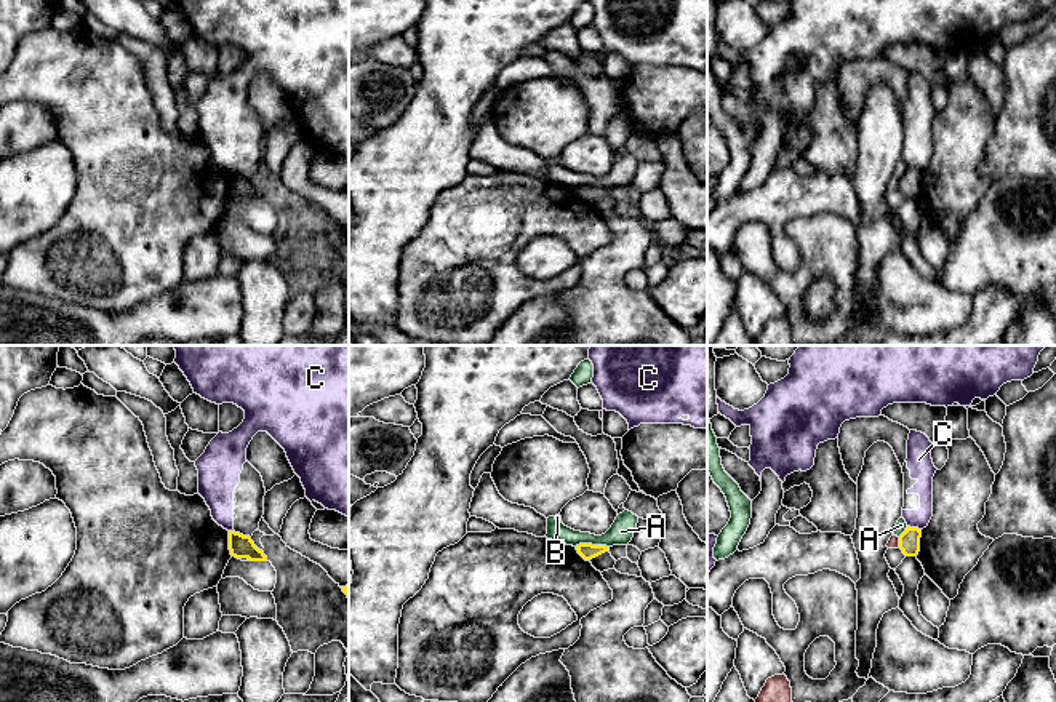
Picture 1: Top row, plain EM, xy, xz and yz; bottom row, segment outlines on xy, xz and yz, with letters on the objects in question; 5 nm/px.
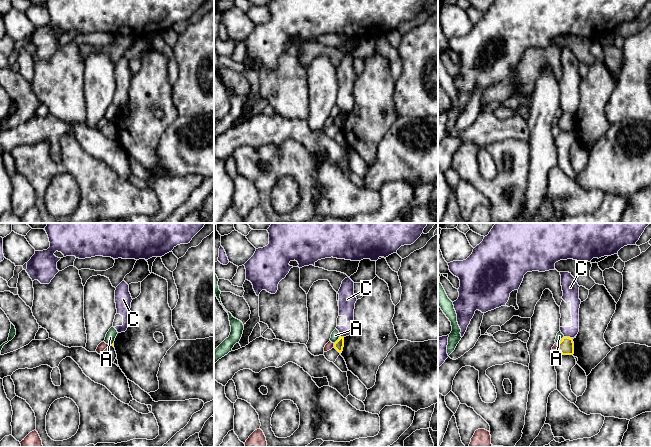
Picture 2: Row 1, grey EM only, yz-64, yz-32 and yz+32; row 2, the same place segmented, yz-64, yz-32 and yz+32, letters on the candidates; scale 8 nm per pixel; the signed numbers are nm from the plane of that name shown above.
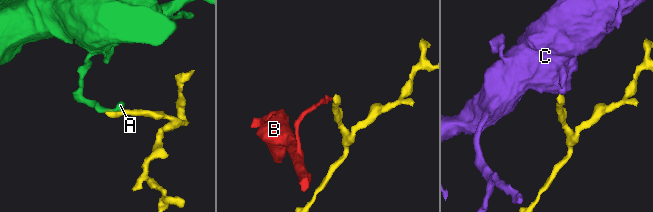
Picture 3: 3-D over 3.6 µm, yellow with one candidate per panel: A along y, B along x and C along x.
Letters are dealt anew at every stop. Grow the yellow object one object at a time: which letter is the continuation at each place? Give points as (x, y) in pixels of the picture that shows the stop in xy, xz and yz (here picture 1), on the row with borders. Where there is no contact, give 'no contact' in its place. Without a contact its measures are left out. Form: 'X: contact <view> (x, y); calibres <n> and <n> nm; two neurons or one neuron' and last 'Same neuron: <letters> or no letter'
A: contact xz (591, 544); calibres 80 and 120 nm; two neurons
B: contact yz (900, 542); calibres 110 and 60 nm; two neurons
C: contact yz (914, 528); calibres 110 and 100 nm; two neurons
Same neuron: no letter

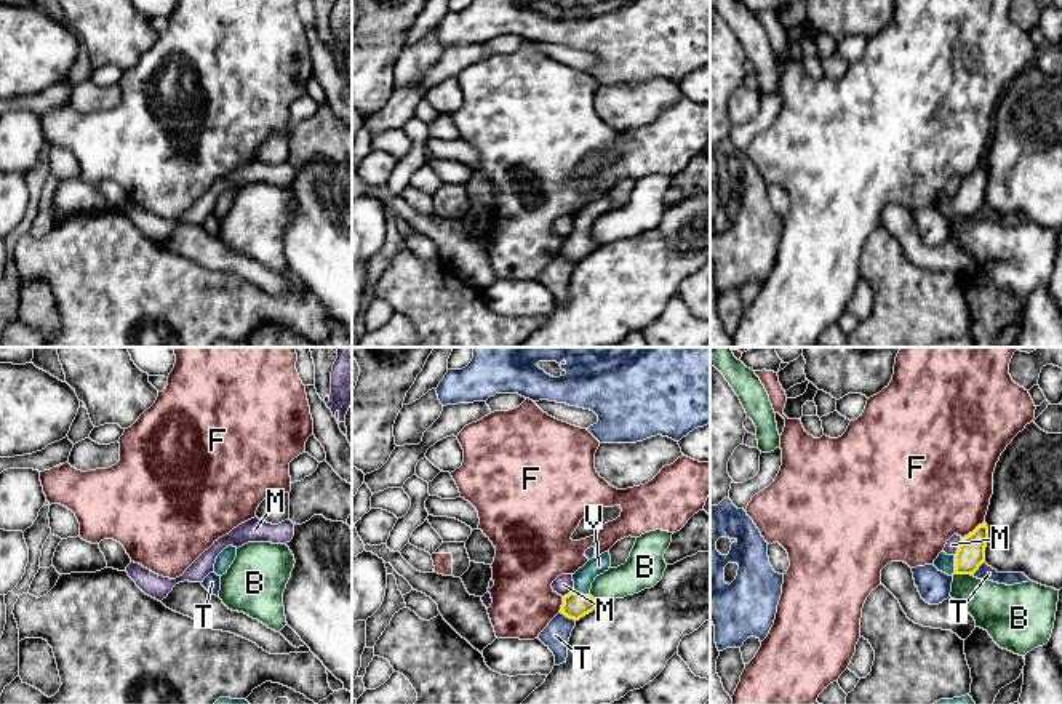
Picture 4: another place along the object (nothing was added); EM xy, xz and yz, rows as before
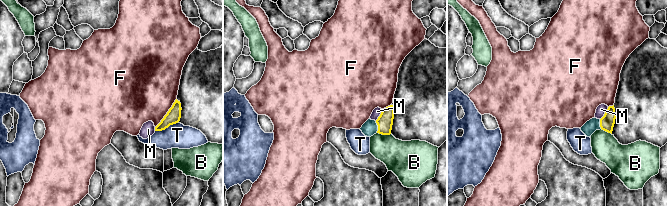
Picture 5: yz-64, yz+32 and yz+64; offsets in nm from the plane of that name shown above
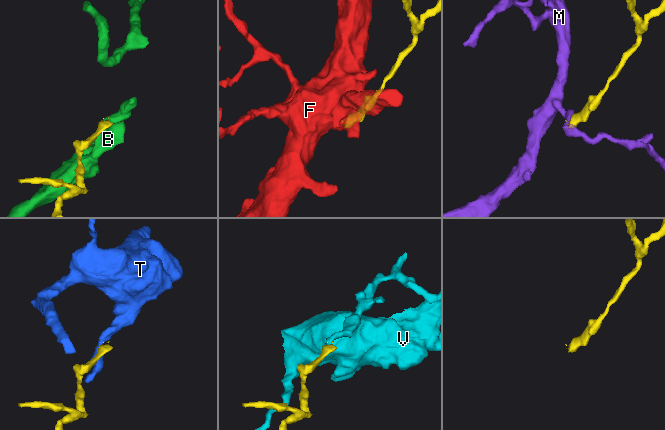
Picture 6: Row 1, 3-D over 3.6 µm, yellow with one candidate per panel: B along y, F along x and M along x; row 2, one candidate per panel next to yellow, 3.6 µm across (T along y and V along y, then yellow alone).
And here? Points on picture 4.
B: contact yz (962, 573); calibres 140 and 260 nm; two neurons
F: contact yz (974, 530); calibres 140 and 460 nm; two neurons
M: contact yz (958, 546); calibres 140 and 70 nm; two neurons
T: contact xz (568, 616); calibres 130 and 140 nm; two neurons
V: contact yz (955, 565); calibres 140 and 90 nm; one neuron
Same neuron: V

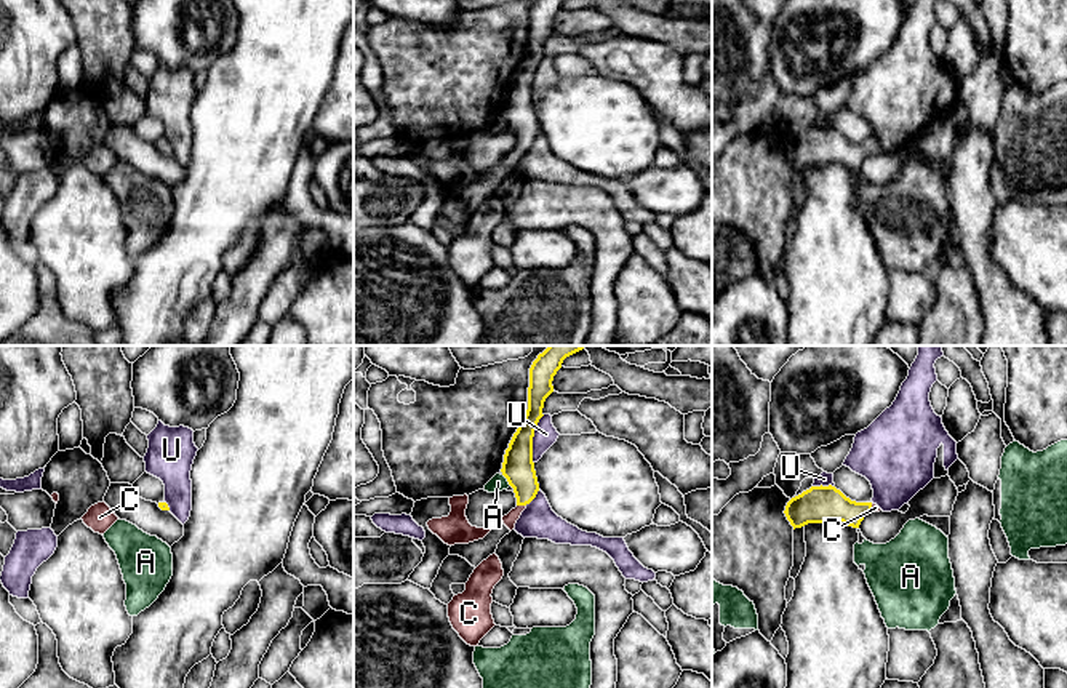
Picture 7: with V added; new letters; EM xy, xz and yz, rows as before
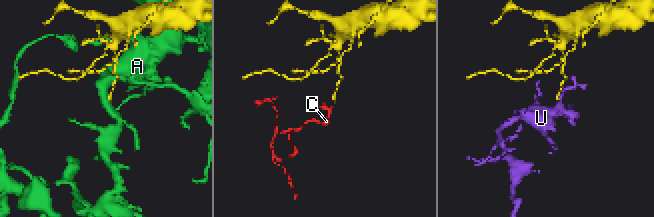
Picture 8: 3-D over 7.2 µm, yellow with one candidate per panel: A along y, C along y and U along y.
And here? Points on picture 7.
A: contact xz (507, 480); calibres 160 and 80 nm; two neurons
C: contact xz (522, 504); calibres 160 and 70 nm; one neuron
U: contact xz (531, 439); calibres 160 and 110 nm; two neurons
Same neuron: C

